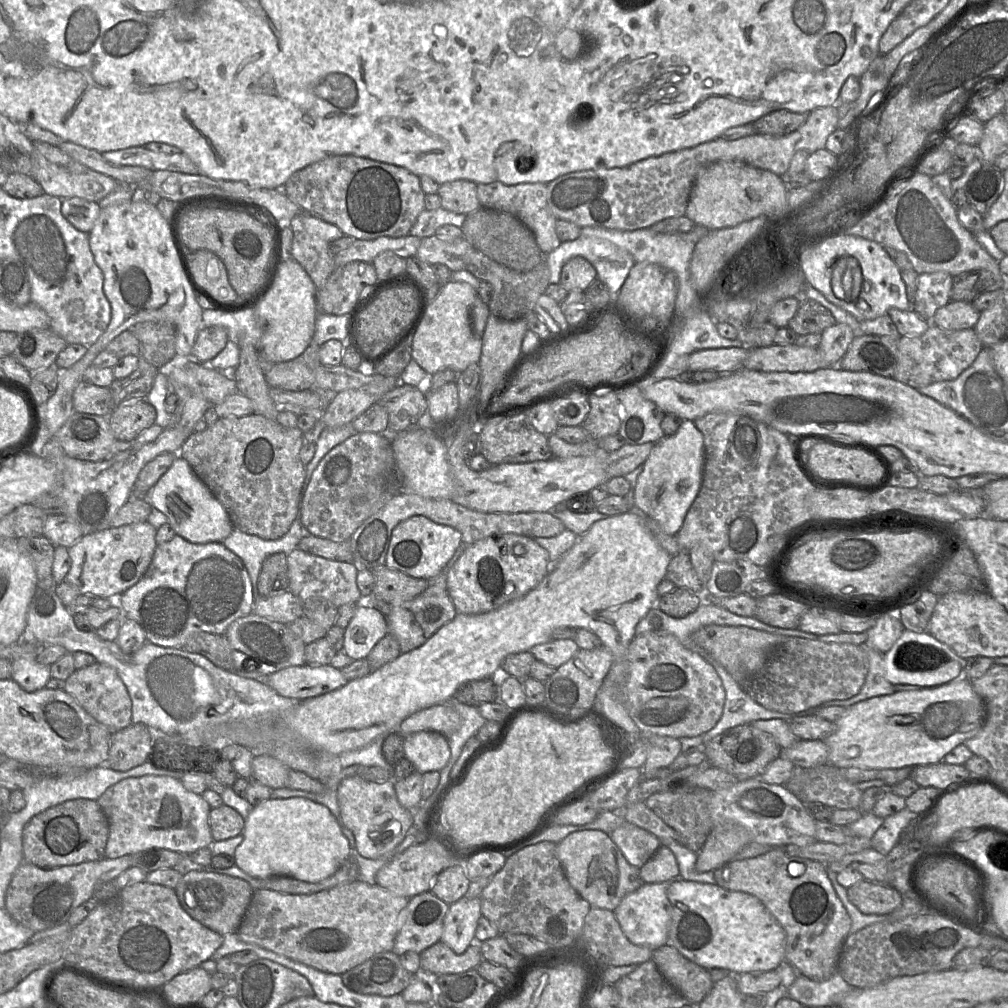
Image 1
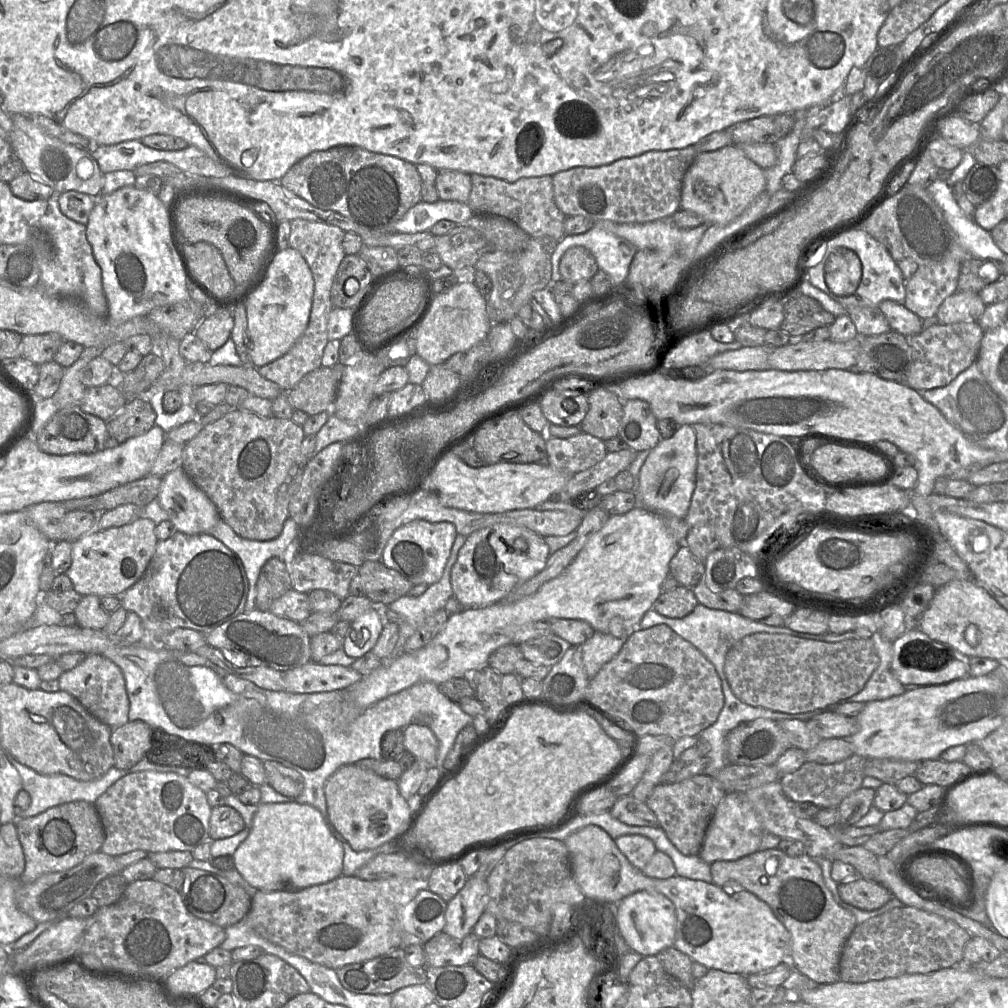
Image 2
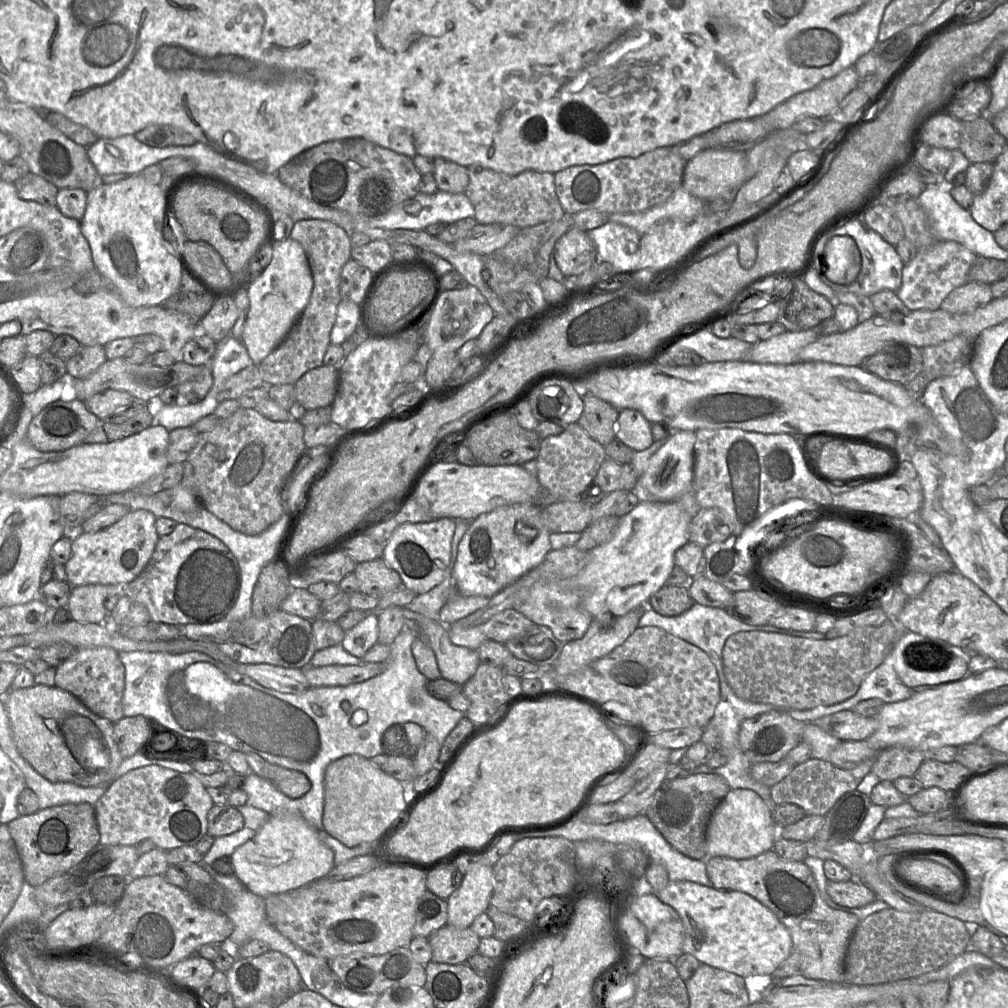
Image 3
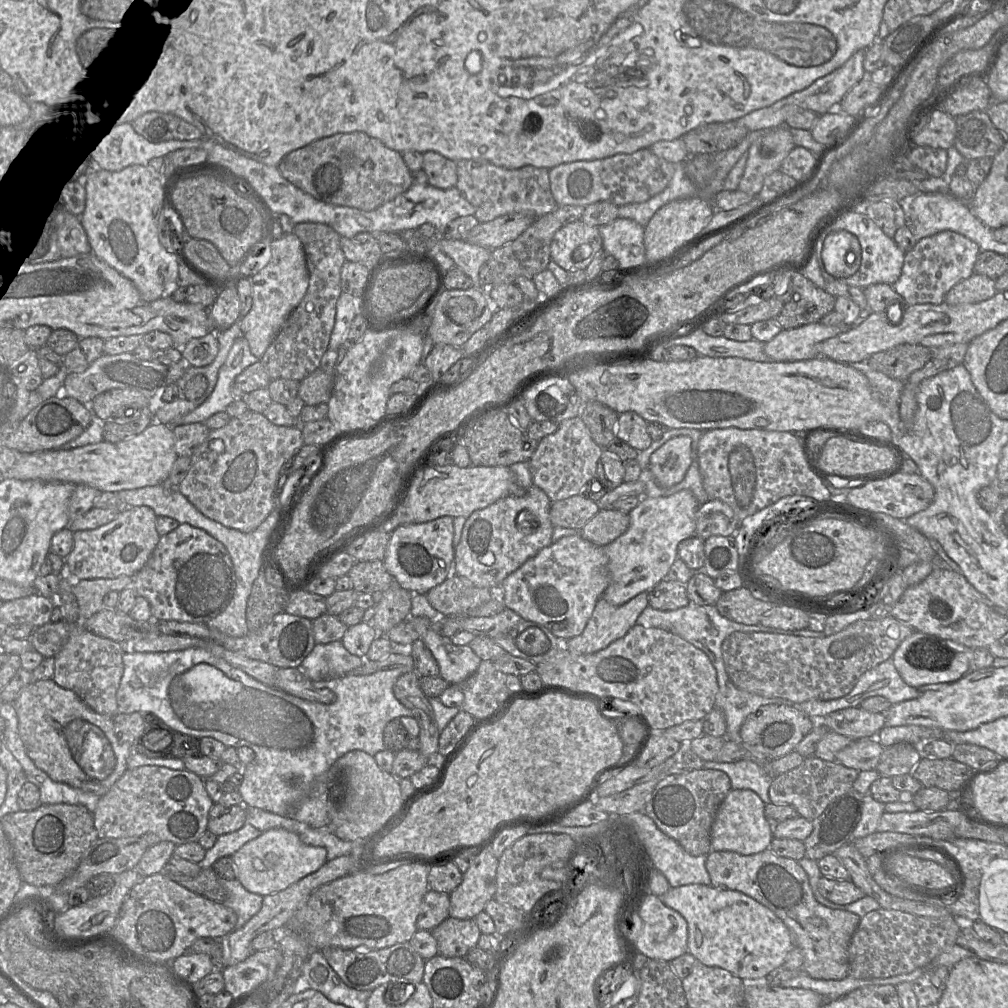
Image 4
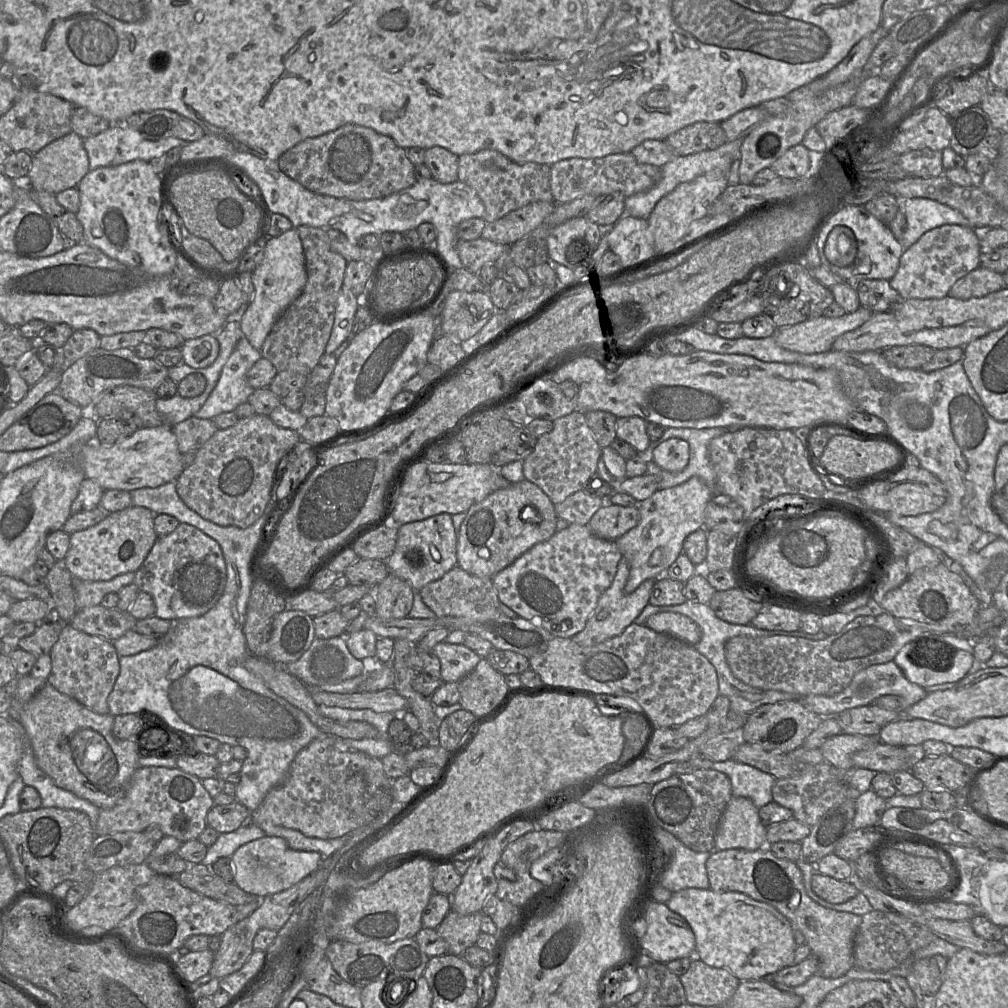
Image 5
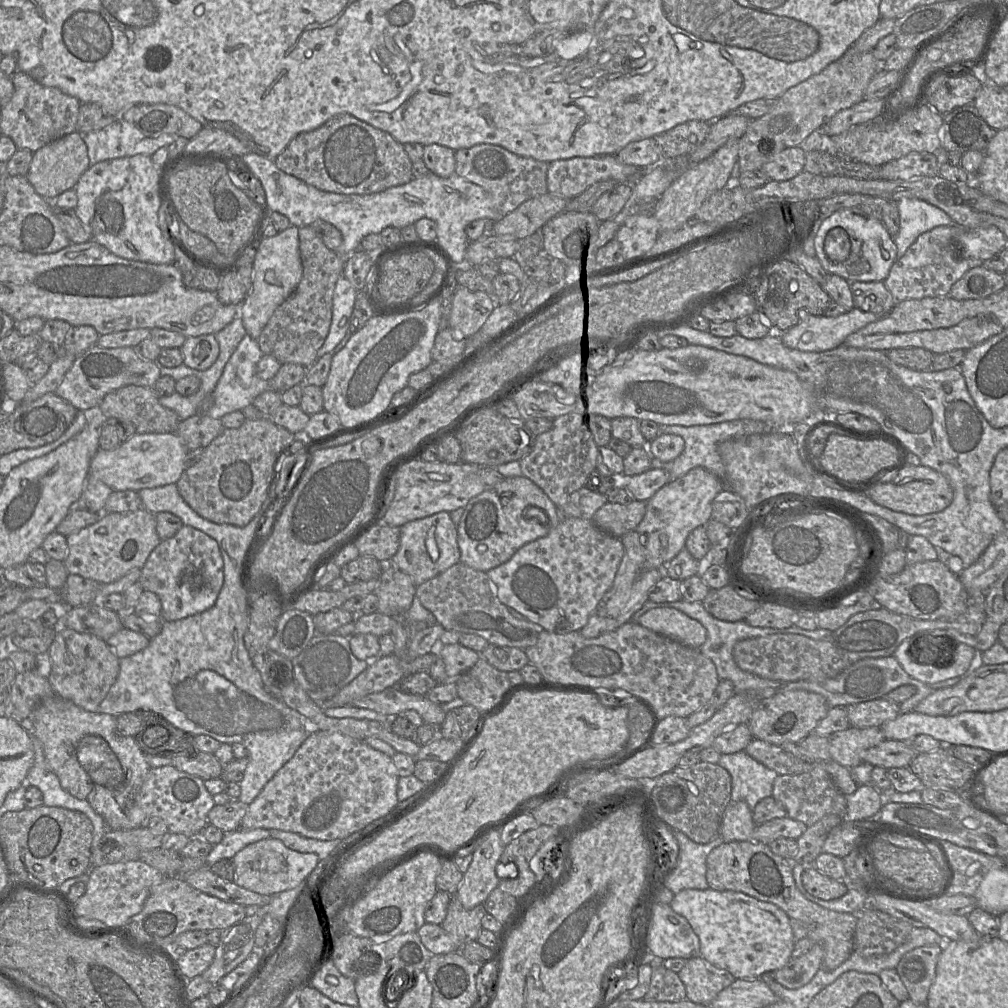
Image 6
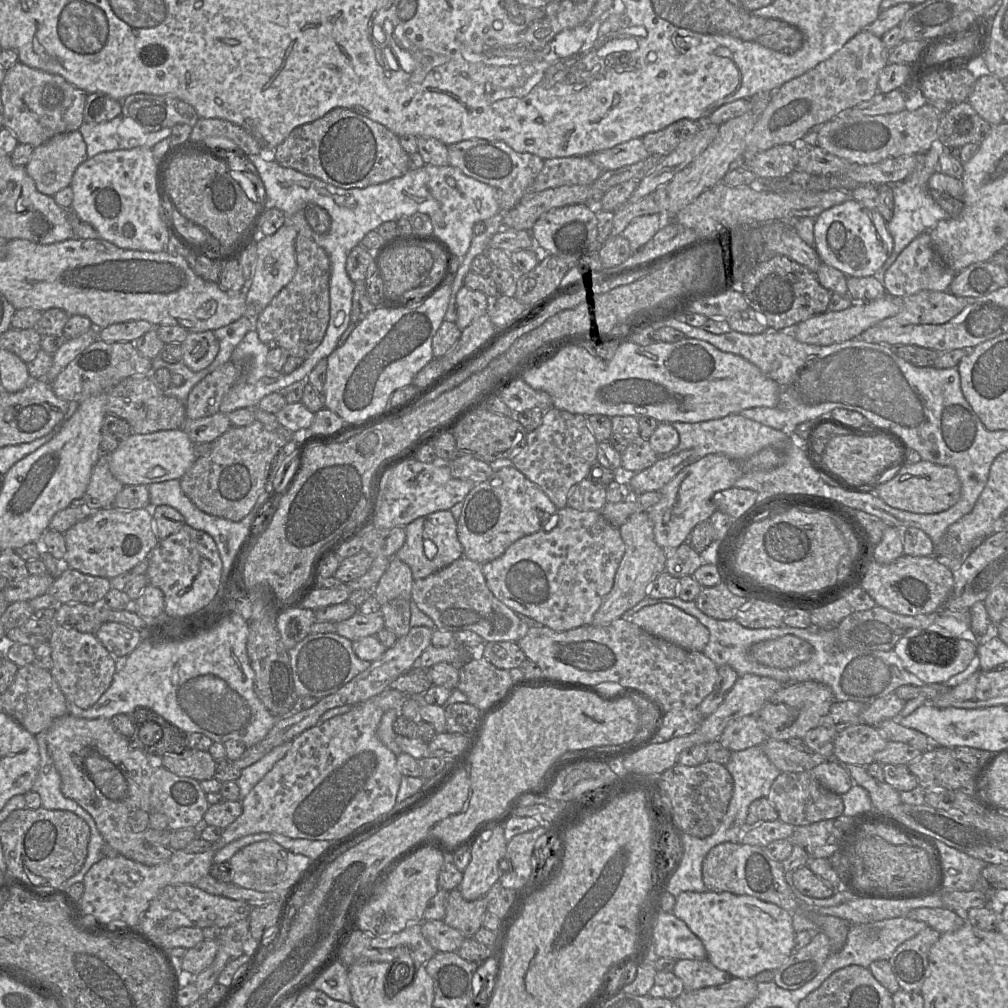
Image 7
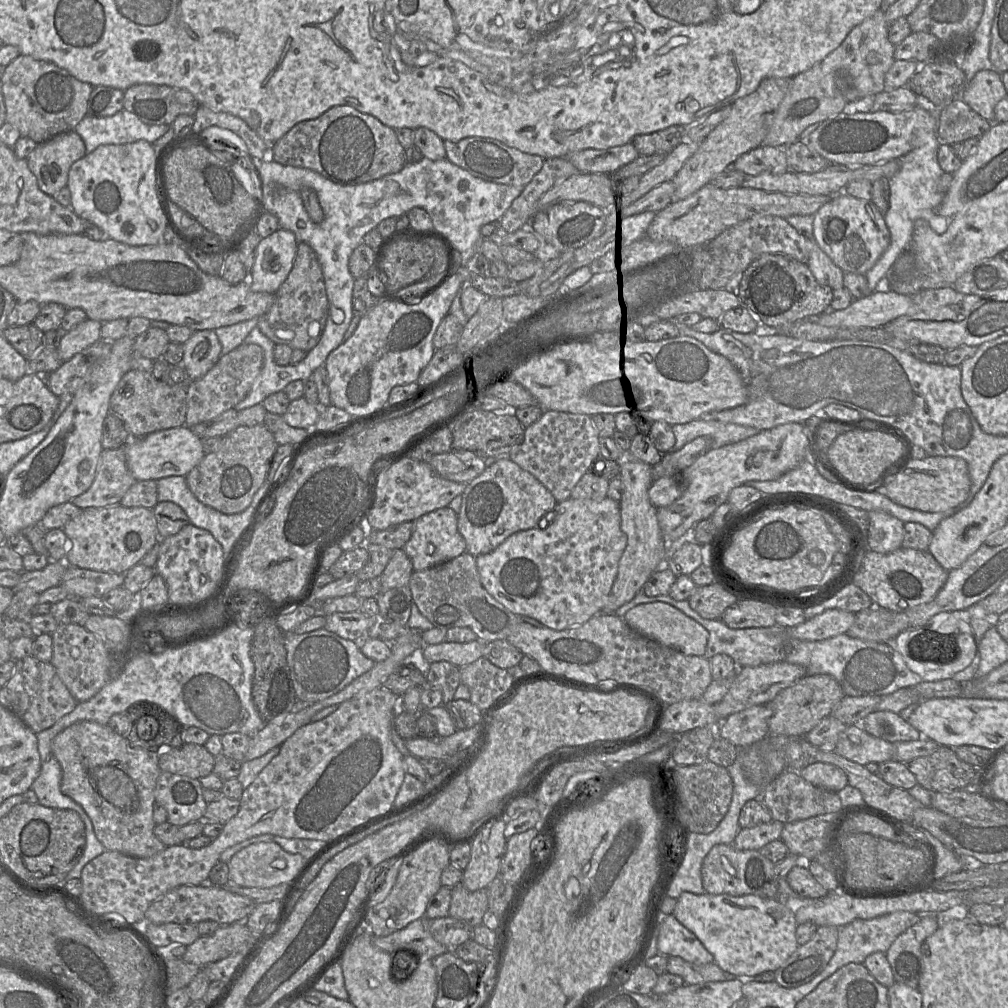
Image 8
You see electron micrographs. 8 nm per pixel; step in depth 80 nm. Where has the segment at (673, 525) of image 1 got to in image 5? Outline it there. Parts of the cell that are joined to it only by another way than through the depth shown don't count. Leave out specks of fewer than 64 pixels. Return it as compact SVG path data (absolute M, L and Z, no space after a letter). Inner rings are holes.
M670 438L653 450L653 461L663 470L677 473L686 468L689 462L689 443L679 438Z

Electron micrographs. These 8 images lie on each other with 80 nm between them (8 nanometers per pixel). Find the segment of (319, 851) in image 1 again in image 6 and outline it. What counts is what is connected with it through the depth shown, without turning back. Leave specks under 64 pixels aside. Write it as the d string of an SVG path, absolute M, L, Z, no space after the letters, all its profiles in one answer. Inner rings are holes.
M269 837L246 845L232 857L233 882L253 892L272 896L301 884L318 861L319 857L315 853L291 850L282 841Z

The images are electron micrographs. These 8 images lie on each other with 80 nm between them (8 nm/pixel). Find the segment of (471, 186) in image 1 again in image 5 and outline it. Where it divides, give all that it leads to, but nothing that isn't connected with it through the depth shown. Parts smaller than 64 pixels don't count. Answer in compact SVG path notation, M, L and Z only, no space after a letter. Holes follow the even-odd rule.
M434 146L425 149L424 164L430 169L433 179L449 184L458 180L458 158L450 150Z

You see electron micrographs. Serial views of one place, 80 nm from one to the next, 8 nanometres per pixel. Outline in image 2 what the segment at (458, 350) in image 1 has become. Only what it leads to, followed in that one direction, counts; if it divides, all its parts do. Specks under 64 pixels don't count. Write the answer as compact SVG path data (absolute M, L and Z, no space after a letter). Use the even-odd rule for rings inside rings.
M457 282L433 298L423 321L417 327L416 354L430 366L443 365L455 353L466 353L486 340L490 328L485 297L474 283Z

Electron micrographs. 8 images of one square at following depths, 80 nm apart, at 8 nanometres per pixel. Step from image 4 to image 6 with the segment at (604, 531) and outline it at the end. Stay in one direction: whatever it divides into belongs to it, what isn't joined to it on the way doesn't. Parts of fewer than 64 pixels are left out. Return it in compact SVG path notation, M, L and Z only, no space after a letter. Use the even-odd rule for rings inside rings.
M638 500L627 505L607 502L594 514L592 520L601 530L621 538L629 531L636 530L646 514L646 504Z

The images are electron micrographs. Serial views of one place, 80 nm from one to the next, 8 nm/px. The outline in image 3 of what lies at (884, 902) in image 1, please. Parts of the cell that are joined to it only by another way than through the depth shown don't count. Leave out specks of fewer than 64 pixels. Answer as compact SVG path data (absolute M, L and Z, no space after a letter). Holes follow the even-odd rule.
M853 878L847 881L828 880L826 889L835 903L847 907L862 907L877 898L872 889Z

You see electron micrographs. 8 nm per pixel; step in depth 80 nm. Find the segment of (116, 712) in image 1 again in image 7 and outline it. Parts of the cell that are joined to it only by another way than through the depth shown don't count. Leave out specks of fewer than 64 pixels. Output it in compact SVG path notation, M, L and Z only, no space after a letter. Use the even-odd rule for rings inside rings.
M56 626L50 635L53 666L51 673L69 705L80 709L93 706L109 688L119 668L117 660L93 633Z

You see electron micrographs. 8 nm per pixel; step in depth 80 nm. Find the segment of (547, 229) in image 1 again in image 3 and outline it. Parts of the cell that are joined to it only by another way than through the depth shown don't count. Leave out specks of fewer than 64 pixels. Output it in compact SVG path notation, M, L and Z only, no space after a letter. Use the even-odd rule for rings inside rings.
M477 165L467 167L469 184L464 192L475 209L479 224L501 223L520 229L560 219L563 210L555 191L554 173L526 170L508 175Z

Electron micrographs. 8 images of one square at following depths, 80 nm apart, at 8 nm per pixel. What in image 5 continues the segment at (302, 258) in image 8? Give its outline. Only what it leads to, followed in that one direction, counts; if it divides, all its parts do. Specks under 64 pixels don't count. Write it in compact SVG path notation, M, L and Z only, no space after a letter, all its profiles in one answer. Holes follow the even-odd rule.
M306 225L296 229L303 245L307 282L301 295L276 321L260 352L263 358L274 365L277 372L290 371L309 375L325 354L348 262L332 249L328 229Z

